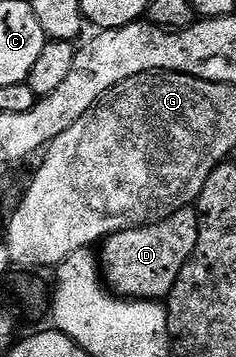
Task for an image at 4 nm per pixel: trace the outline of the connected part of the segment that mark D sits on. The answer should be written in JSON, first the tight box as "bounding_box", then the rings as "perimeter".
{"bounding_box":[98,208,199,302],"perimeter":[[[194,208],[177,211],[156,225],[122,229],[106,238],[98,250],[102,276],[111,292],[124,299],[162,302],[173,291],[177,275],[181,275],[185,263],[193,255],[198,234],[199,214]]]}

